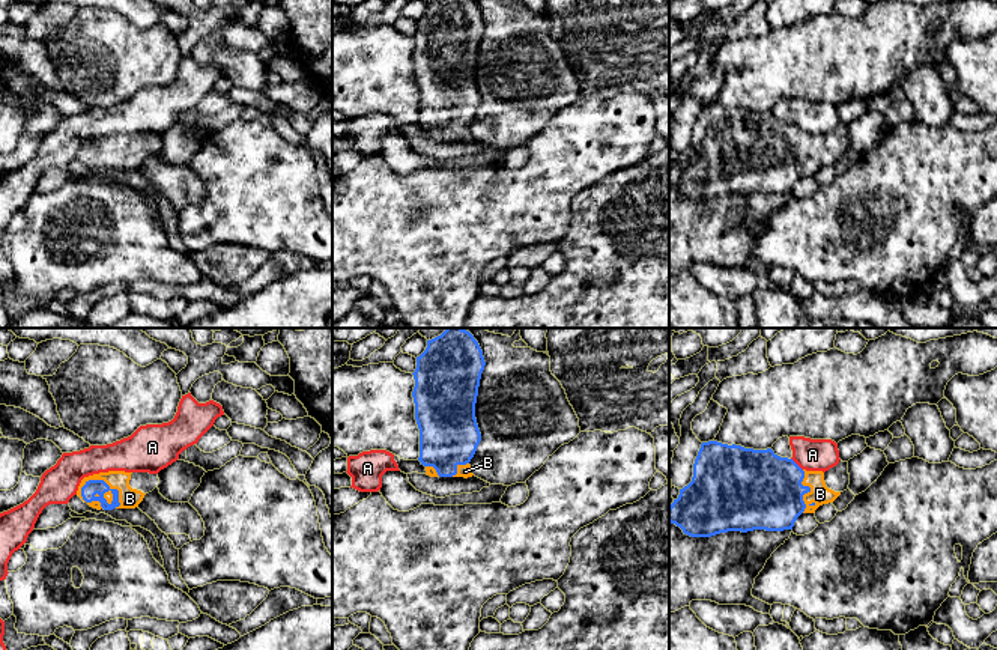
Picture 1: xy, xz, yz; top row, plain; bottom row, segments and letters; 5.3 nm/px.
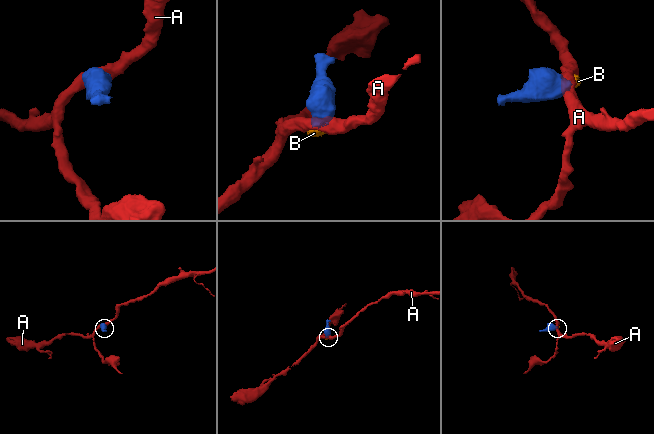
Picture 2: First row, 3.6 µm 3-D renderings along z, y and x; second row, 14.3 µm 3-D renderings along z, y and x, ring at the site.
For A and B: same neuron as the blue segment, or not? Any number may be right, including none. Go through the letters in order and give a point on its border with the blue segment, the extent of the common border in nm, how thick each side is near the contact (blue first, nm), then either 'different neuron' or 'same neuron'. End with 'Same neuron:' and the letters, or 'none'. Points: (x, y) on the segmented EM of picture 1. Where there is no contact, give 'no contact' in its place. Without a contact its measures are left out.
A: yz (796, 464) | 90 nm | 420/180 nm | different neuron
B: xy (104, 482) | 240 nm | 80/110 nm | same neuron
Same neuron: B

